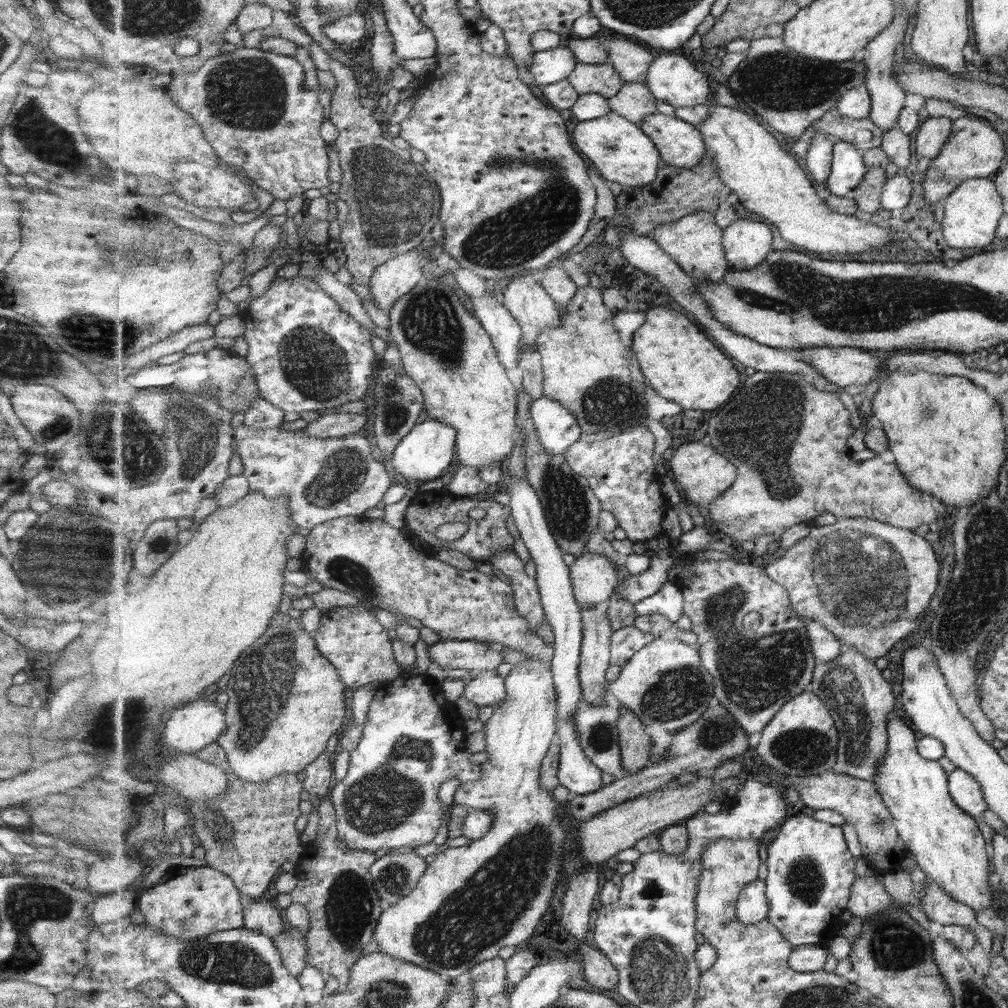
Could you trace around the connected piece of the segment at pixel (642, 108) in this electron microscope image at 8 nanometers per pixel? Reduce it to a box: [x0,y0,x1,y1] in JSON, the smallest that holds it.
[609,82,657,126]

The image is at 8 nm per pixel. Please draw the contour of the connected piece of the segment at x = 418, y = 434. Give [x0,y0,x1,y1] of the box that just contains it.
[392,420,458,483]

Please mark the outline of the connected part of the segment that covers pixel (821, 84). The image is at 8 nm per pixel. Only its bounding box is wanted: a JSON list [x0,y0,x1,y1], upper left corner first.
[729,37,867,140]

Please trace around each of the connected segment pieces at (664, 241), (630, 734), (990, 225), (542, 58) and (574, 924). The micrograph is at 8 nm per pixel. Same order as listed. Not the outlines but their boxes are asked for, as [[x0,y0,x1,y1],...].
[[649,211,730,282],[619,707,653,774],[943,178,1005,248],[530,46,579,87],[562,869,602,944]]

